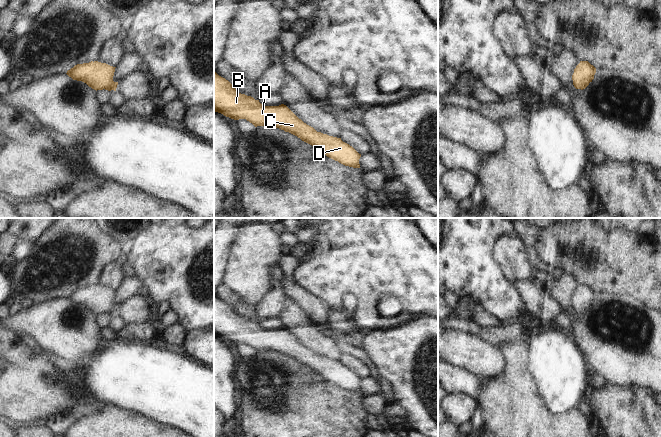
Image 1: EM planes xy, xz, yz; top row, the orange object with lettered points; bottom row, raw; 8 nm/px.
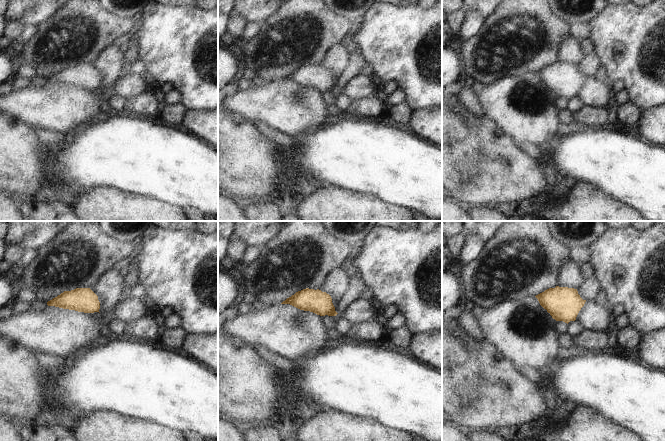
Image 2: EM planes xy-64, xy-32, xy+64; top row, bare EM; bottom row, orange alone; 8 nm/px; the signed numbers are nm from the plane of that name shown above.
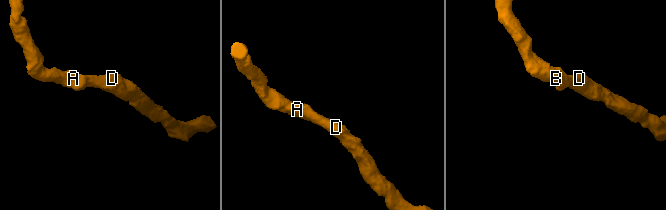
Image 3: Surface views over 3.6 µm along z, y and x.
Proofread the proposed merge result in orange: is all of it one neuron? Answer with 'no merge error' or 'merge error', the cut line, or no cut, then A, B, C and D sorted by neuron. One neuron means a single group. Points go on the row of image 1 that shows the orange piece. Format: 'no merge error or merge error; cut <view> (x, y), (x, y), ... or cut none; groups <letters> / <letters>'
no merge error; cut none; groups A B C D

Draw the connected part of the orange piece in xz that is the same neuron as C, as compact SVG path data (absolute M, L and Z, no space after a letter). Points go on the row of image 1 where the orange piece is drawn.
M214 71L214 112L234 120L246 119L257 126L273 126L289 132L339 163L360 168L359 154L341 138L317 132L299 119L286 105L263 106L259 100L239 93Z

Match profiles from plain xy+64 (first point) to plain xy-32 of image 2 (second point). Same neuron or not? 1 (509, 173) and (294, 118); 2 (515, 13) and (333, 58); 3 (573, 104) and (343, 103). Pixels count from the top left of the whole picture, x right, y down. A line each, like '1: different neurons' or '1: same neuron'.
1: different neurons
2: different neurons
3: same neuron

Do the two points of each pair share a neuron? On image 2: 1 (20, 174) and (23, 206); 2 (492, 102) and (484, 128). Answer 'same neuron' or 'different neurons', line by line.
1: different neurons
2: different neurons

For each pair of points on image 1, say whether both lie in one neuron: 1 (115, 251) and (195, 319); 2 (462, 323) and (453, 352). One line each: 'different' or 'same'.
1: different
2: different

